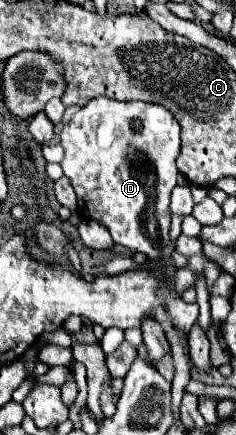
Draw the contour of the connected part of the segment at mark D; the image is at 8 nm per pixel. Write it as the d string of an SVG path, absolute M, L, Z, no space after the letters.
M97 96L89 100L71 120L69 126L61 128L61 146L65 148L65 158L61 162L65 176L71 180L77 194L77 210L83 218L97 220L107 226L115 244L147 256L149 274L165 272L169 282L173 282L177 266L173 264L173 244L169 238L171 210L169 196L177 186L177 166L175 158L179 154L179 124L173 114L161 104L149 102L119 102L107 96Z

